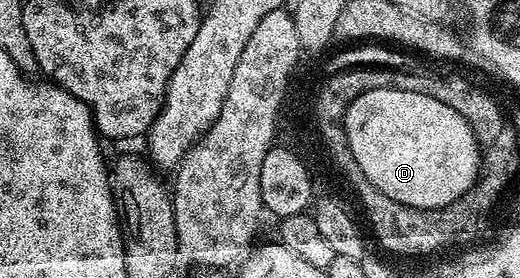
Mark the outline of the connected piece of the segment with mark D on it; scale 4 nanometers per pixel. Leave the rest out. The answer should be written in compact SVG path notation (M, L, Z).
M394 88L362 92L362 96L355 98L344 114L344 130L350 152L370 183L403 206L441 209L463 197L480 174L482 146L470 124L454 108L431 96Z

